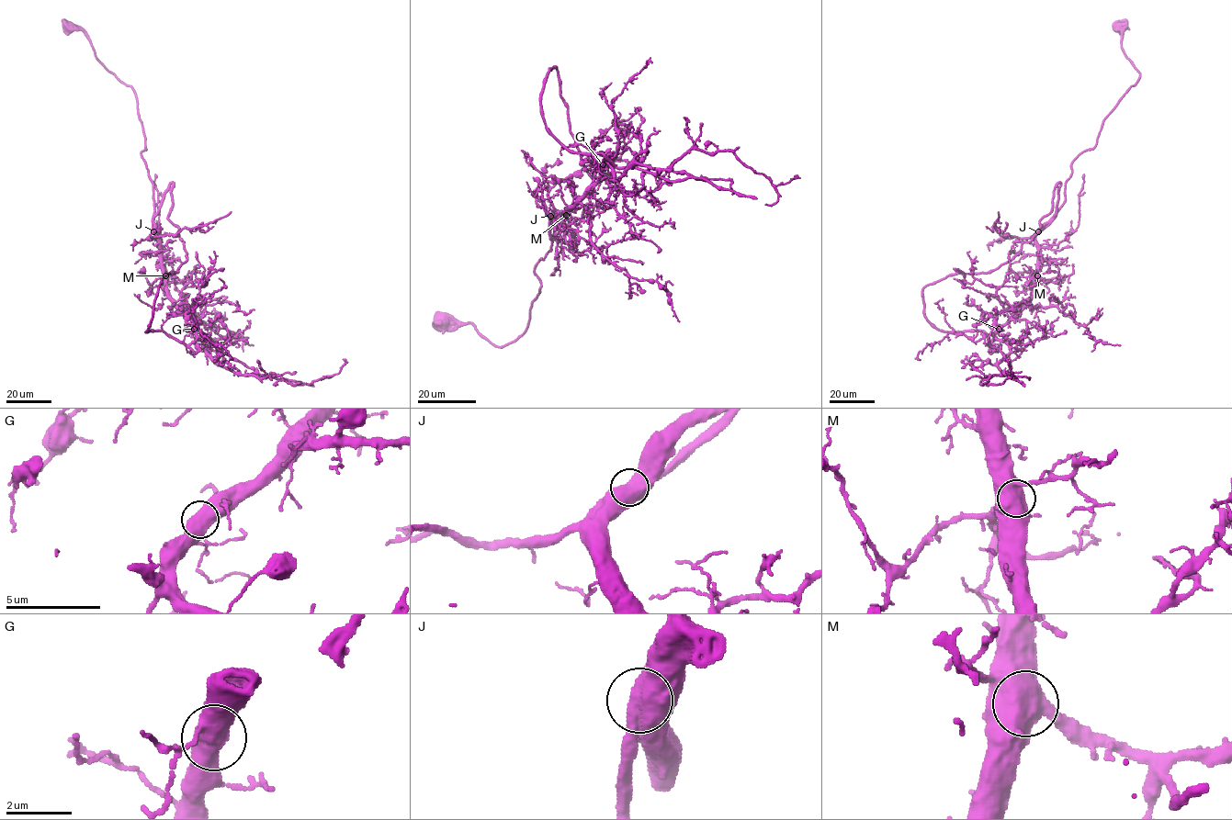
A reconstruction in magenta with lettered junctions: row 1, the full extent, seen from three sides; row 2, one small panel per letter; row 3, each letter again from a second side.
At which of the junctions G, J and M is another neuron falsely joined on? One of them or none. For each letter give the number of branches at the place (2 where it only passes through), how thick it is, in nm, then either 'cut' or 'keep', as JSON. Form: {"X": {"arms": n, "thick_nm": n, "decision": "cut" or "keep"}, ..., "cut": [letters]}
{"G": {"arms": 2, "thick_nm": 650, "decision": "keep"}, "J": {"arms": 2, "thick_nm": 750, "decision": "keep"}, "M": {"arms": 2, "thick_nm": 650, "decision": "keep"}, "cut": []}

